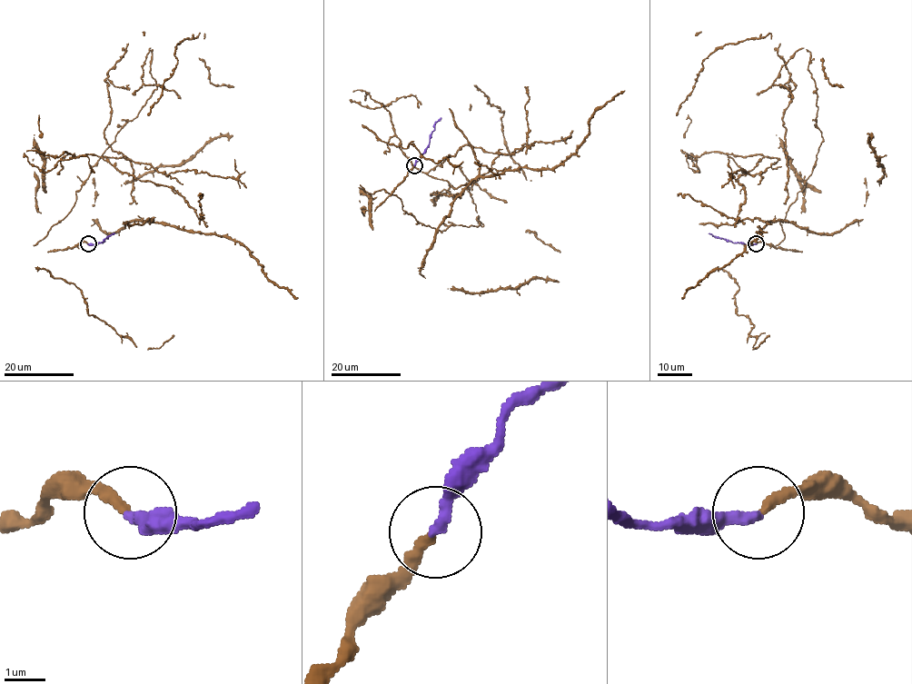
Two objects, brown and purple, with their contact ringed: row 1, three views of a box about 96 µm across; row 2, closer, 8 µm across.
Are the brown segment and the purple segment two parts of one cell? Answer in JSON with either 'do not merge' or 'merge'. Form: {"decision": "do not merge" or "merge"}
{"decision": "merge"}

